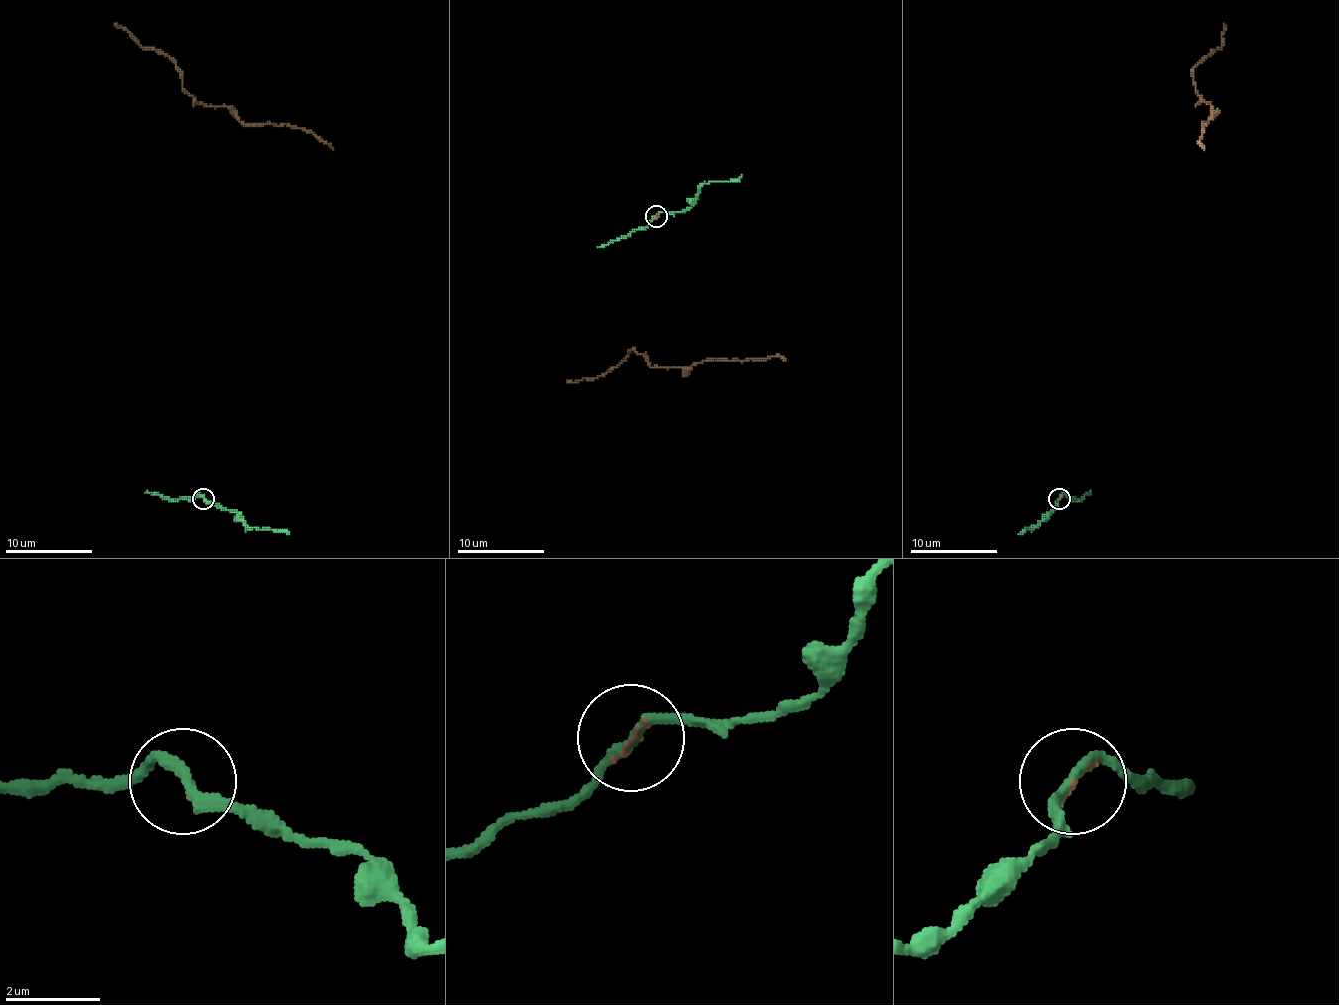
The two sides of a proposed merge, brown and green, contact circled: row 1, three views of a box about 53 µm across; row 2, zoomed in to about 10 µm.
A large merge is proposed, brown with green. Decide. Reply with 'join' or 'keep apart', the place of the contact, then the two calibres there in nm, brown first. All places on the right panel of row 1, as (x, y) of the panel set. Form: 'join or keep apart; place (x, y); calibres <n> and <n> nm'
join; place (1059, 498); calibres 90 and 240 nm

